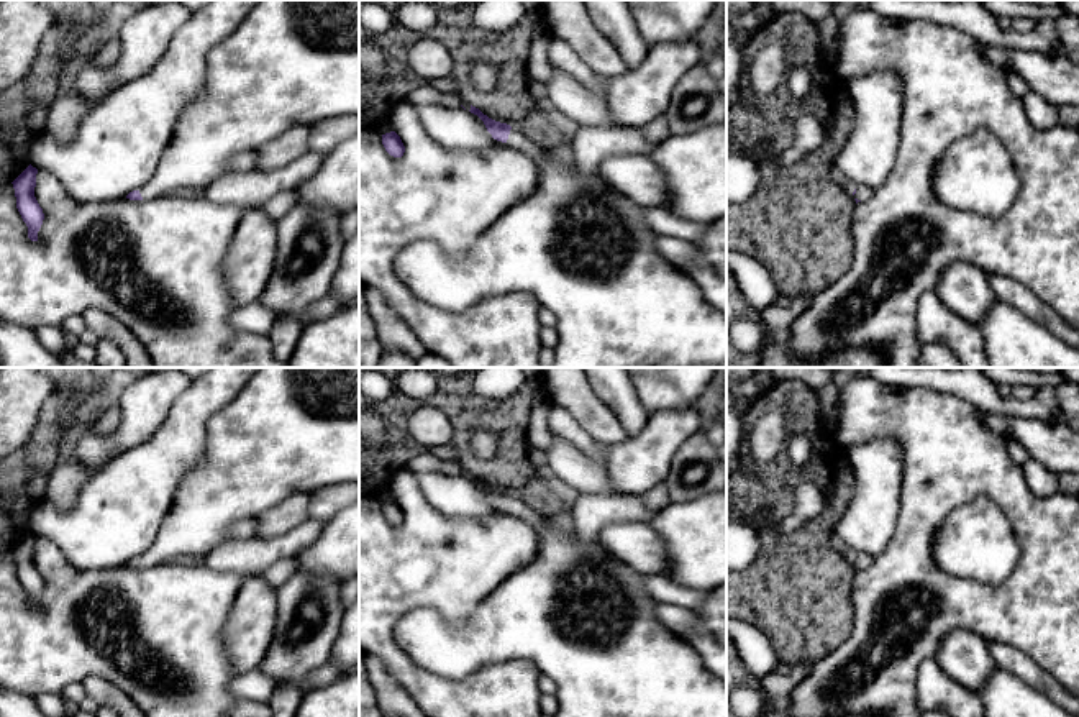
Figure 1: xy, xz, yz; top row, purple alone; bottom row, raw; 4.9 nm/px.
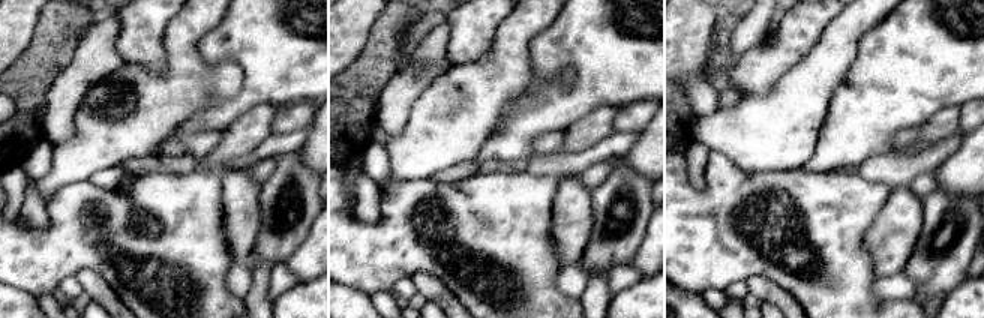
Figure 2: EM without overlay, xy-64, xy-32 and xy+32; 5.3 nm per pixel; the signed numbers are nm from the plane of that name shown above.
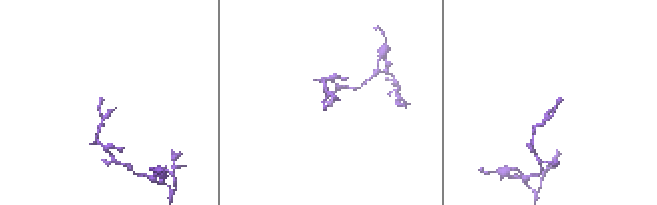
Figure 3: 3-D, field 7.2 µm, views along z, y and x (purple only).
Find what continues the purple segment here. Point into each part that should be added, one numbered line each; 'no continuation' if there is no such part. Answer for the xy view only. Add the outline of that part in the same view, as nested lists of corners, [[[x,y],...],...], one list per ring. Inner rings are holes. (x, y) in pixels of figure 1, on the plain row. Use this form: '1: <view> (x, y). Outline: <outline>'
1: xy (289, 430). Outline: [[[259,368],[241,392],[210,417],[202,464],[179,484],[154,545],[139,561],[143,568],[200,561],[230,540],[233,523],[256,518],[295,492],[313,494],[341,482],[359,482],[359,368]]]

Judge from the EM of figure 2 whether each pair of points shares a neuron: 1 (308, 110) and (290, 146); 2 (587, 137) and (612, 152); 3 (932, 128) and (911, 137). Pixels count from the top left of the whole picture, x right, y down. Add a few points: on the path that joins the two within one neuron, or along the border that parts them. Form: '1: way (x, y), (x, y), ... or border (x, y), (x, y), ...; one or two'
1: border (311, 123), (294, 131), (272, 134); two
2: border (612, 131), (578, 152), (563, 152); two
3: border (920, 126), (920, 135), (915, 141); two

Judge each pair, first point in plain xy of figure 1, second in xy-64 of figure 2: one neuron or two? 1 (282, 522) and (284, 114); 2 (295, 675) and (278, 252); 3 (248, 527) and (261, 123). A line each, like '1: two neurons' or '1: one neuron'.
1: two neurons
2: one neuron
3: two neurons

